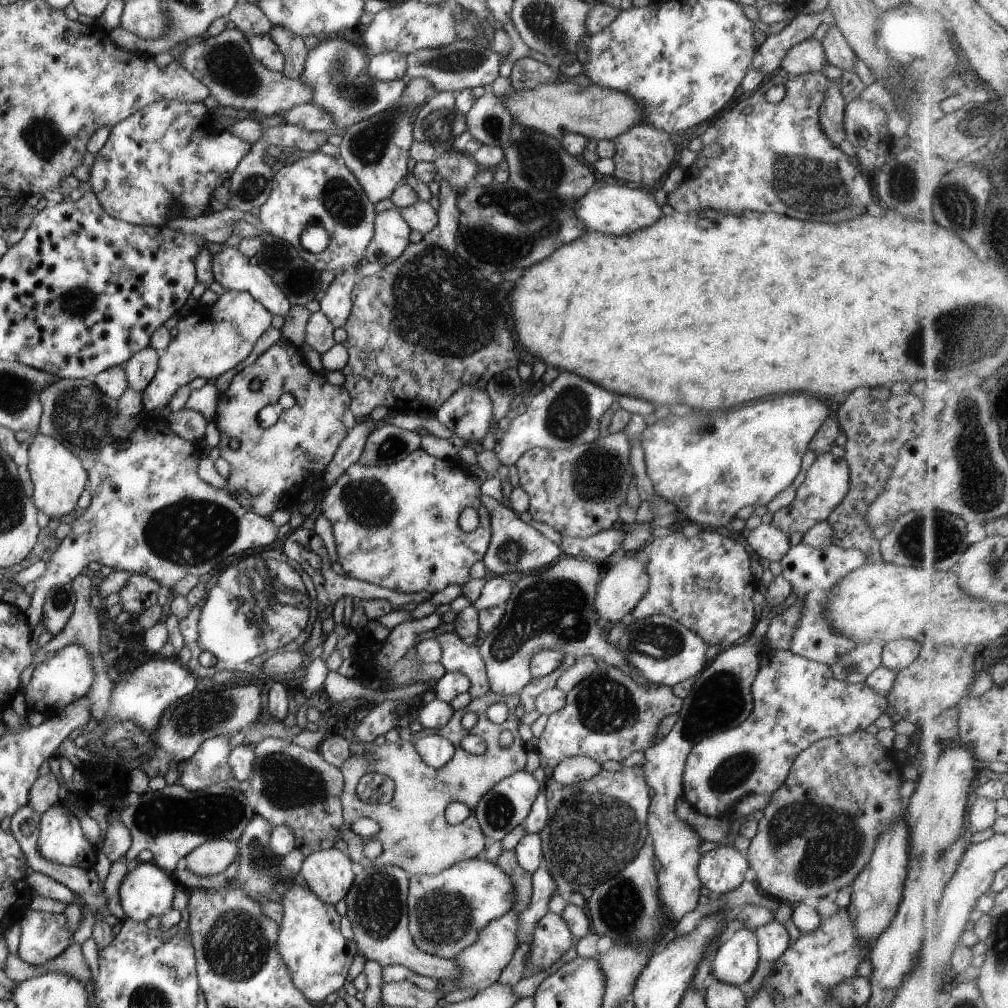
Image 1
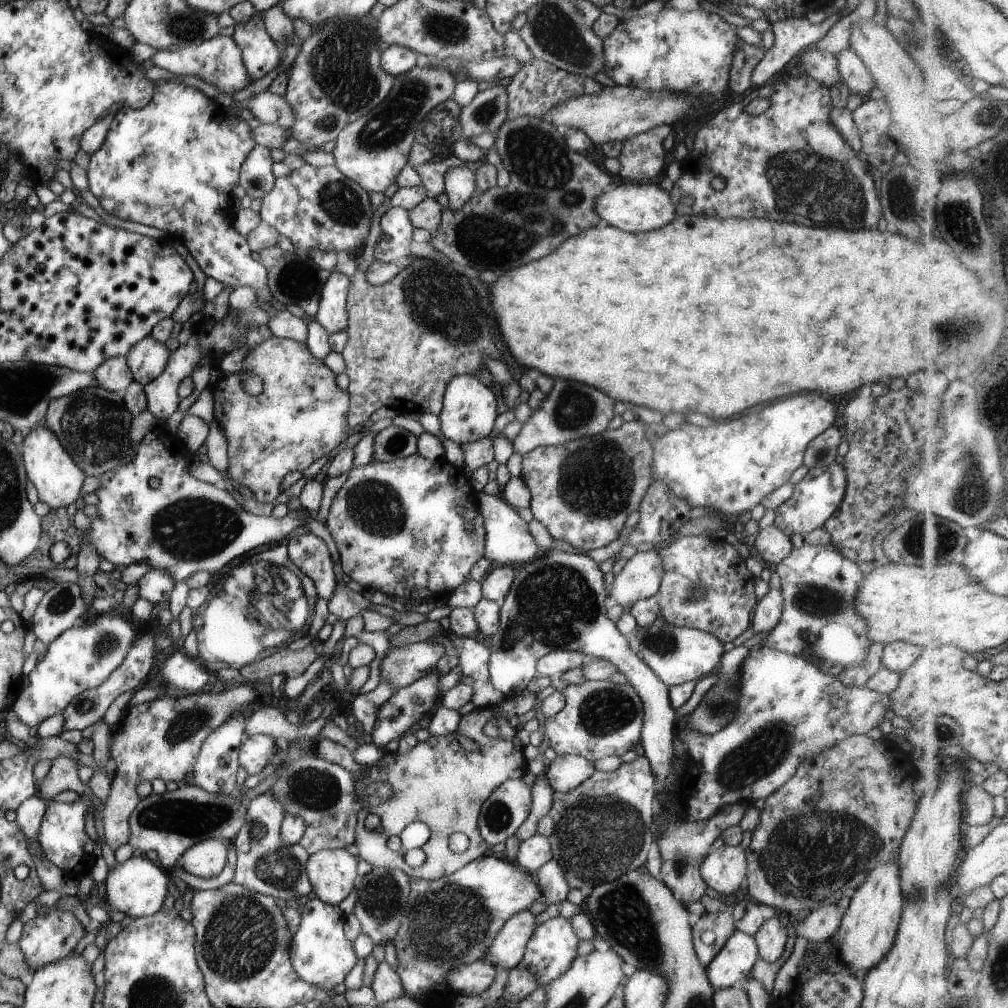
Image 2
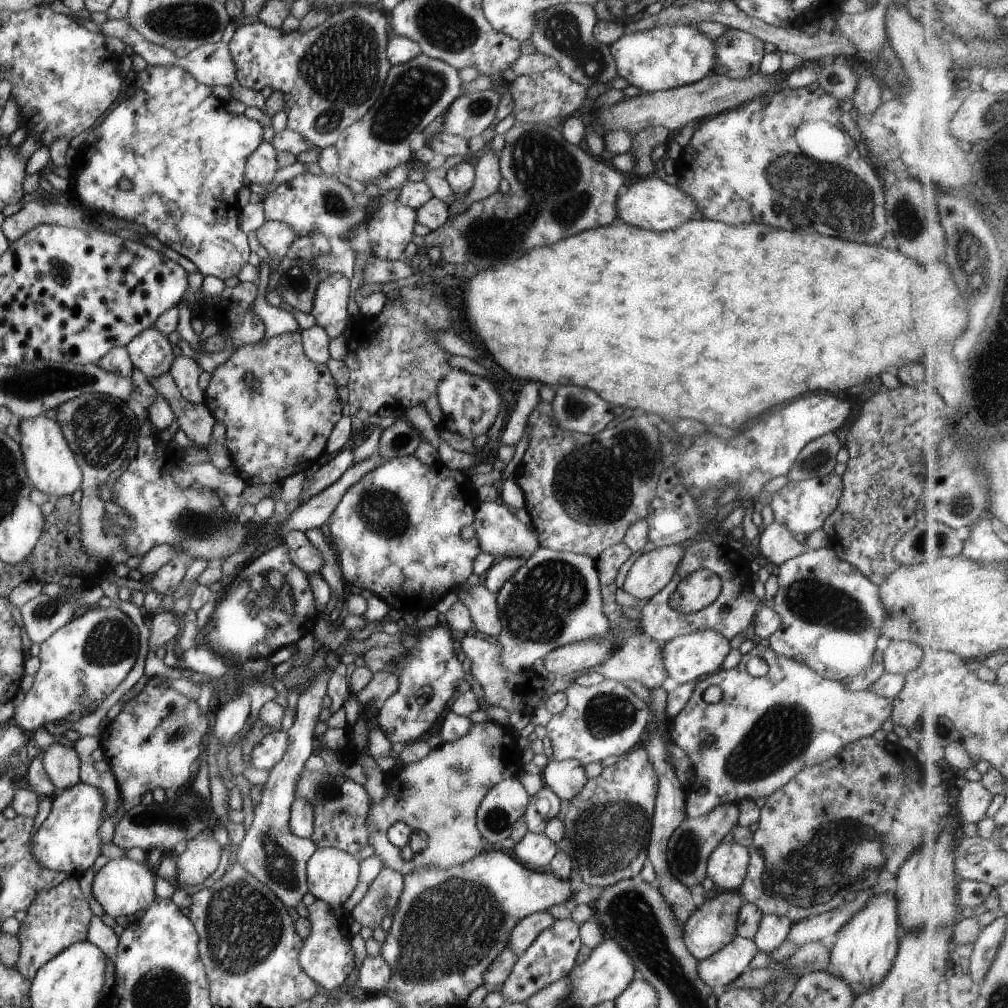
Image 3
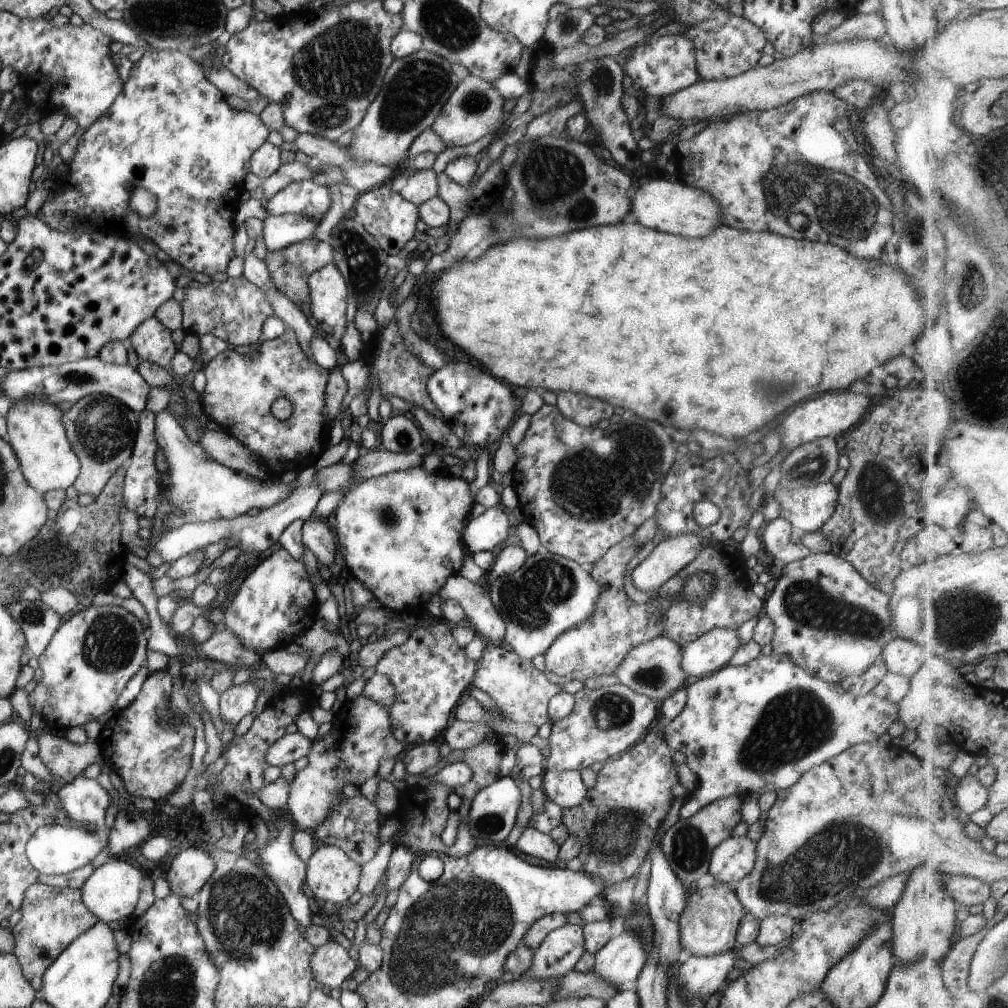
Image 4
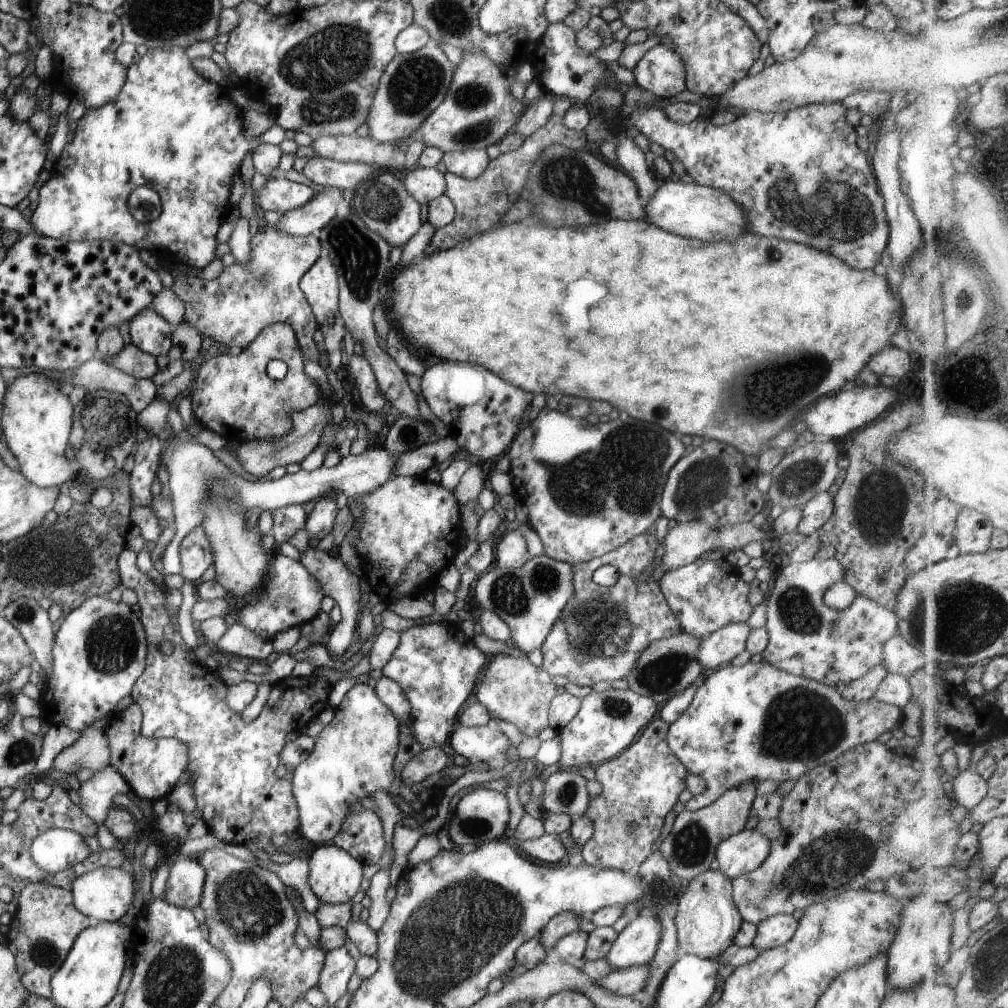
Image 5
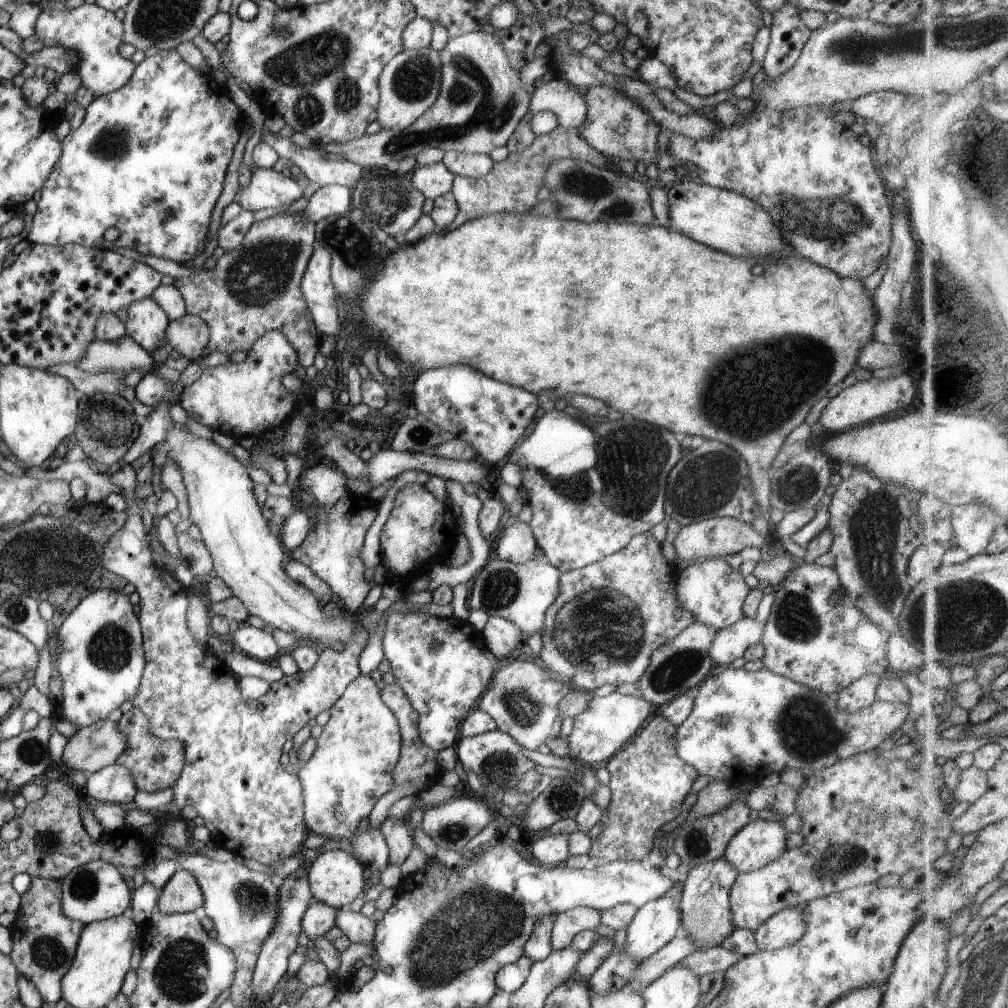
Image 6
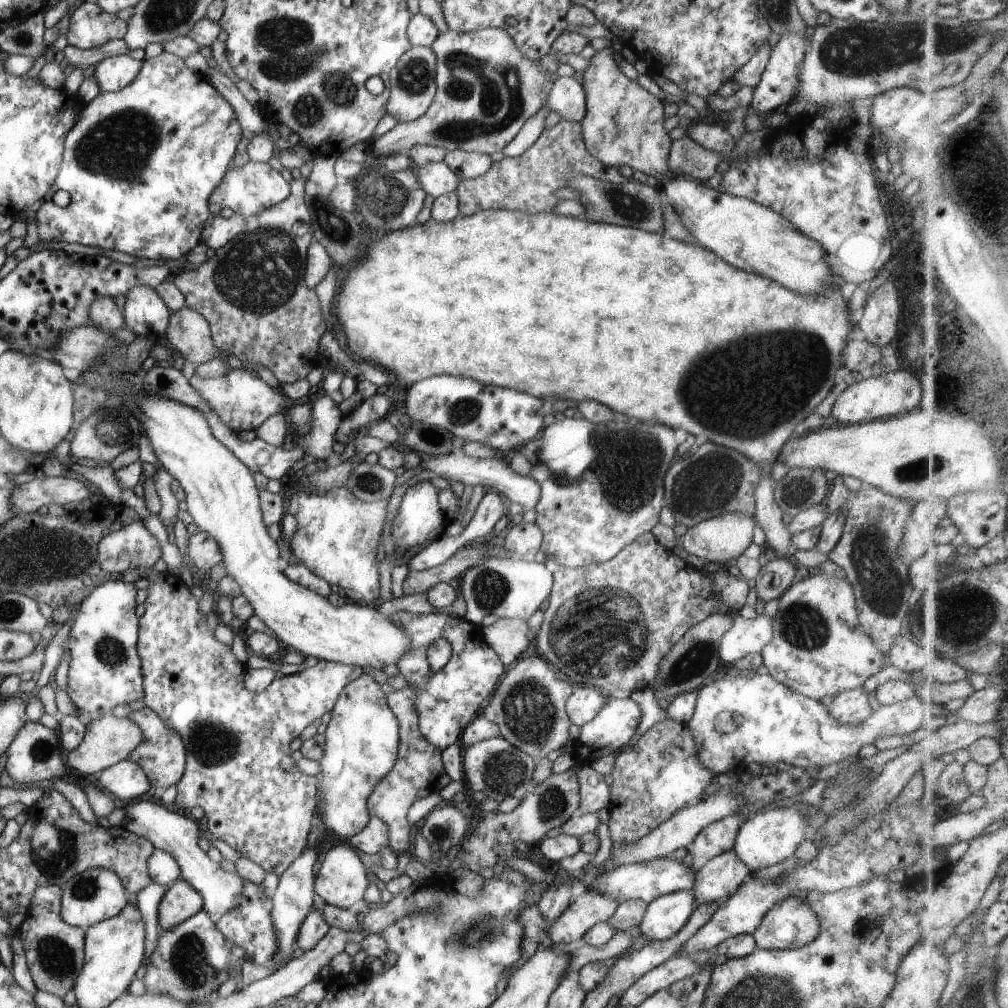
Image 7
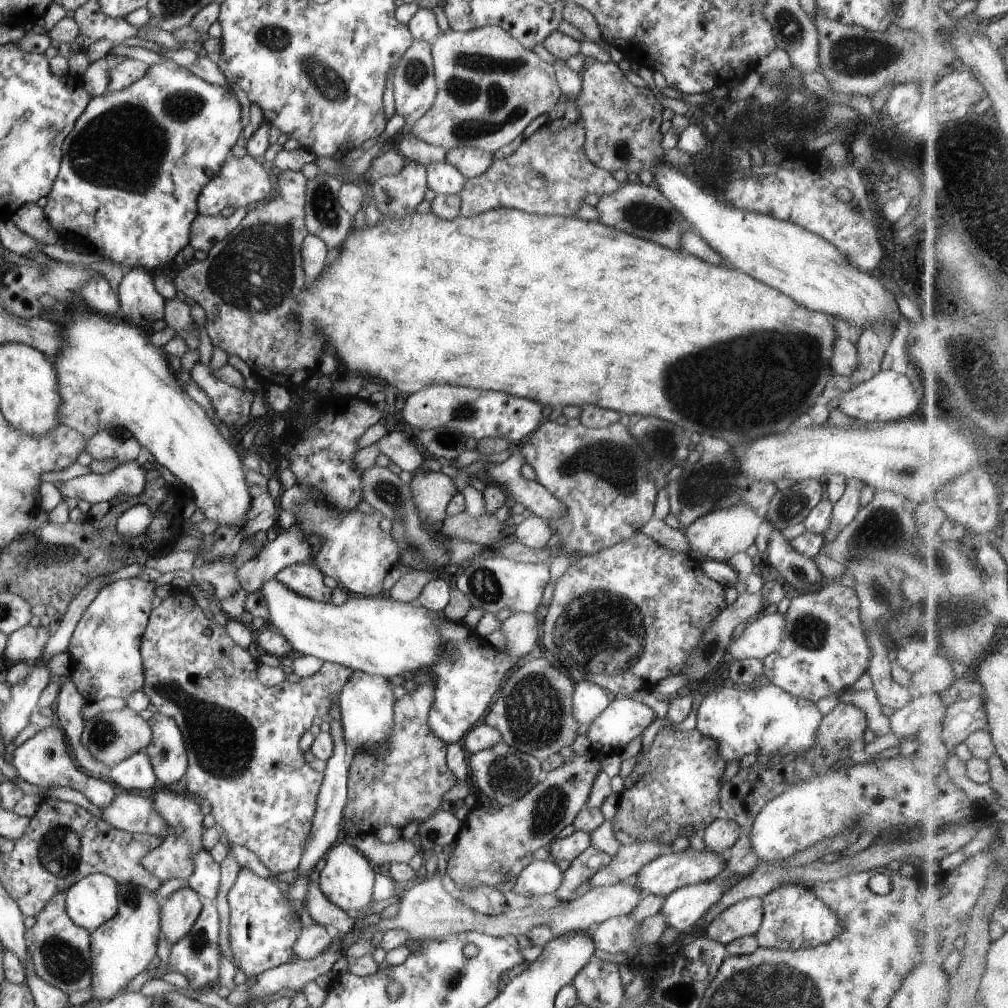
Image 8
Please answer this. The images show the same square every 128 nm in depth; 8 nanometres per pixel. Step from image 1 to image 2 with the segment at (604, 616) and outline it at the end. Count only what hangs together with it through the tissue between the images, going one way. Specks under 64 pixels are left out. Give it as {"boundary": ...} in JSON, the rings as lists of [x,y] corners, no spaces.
{"boundary":[[[660,546],[646,552],[638,551],[634,556],[628,558],[622,572],[620,572],[620,574],[614,578],[614,582],[612,582],[612,591],[608,592],[611,603],[621,604],[627,609],[633,604],[636,604],[636,602],[644,601],[659,591],[664,572],[659,550]]]}

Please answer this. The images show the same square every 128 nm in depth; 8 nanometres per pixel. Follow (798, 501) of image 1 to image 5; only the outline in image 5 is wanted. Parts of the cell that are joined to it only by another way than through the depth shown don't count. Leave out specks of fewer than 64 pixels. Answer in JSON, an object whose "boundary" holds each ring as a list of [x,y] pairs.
{"boundary":[[[828,491],[819,493],[811,498],[806,504],[798,507],[802,511],[802,520],[798,523],[795,531],[805,536],[814,537],[814,533],[826,524],[834,512],[834,501]]]}

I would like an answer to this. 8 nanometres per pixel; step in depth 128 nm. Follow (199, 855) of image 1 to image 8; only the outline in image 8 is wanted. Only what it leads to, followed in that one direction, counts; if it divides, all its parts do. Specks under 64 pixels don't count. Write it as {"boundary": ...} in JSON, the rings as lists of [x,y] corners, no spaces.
{"boundary":[[[192,887],[173,892],[161,906],[161,934],[170,945],[176,944],[191,930],[202,910],[200,895]]]}

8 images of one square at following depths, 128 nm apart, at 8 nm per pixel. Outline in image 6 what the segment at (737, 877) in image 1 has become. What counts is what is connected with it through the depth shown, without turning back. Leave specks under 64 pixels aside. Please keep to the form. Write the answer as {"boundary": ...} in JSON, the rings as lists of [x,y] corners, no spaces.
{"boundary":[[[764,814],[736,832],[722,857],[741,873],[761,869],[788,850],[788,832],[778,817]]]}

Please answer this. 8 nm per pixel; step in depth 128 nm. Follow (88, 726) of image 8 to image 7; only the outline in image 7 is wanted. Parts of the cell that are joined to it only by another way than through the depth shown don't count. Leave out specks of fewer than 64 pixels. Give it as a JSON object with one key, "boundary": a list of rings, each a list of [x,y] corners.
{"boundary":[[[110,713],[91,721],[85,730],[82,742],[72,751],[65,754],[65,764],[78,776],[92,776],[118,761],[124,760],[140,744],[143,732],[136,721],[128,717],[116,717]]]}

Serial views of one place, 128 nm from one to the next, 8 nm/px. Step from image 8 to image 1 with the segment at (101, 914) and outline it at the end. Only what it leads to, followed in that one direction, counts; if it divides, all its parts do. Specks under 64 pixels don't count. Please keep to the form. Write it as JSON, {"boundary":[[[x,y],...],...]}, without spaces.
{"boundary":[[[152,861],[138,862],[136,868],[128,871],[119,887],[121,905],[125,917],[137,921],[155,922],[171,909],[172,899],[176,889],[180,888],[175,880],[172,880],[164,869],[161,869]]]}

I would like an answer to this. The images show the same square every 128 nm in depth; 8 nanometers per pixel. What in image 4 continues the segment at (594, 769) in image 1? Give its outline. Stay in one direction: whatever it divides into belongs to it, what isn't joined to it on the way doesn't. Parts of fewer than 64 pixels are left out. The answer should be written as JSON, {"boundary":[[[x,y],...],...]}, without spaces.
{"boundary":[[[546,769],[542,778],[542,791],[546,798],[563,809],[578,806],[586,798],[588,790],[580,777],[580,771],[554,772]]]}

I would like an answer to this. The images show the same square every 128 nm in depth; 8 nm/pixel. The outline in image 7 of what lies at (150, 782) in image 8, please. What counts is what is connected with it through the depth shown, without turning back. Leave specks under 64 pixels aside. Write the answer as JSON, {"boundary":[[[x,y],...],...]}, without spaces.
{"boundary":[[[124,759],[102,771],[99,787],[118,798],[122,805],[144,796],[152,786],[139,764],[133,760]]]}

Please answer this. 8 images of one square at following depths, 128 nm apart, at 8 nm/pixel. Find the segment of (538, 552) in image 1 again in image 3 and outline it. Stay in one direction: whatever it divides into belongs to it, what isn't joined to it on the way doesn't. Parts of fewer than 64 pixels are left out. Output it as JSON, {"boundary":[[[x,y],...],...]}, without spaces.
{"boundary":[[[481,501],[471,524],[475,530],[479,547],[485,553],[495,556],[527,556],[539,547],[539,536],[528,529],[517,517],[516,512],[502,501]]]}

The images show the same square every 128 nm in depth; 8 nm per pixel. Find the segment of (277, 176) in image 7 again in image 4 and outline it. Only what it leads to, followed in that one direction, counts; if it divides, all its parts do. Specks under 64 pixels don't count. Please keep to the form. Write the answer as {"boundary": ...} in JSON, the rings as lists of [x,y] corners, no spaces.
{"boundary":[[[311,179],[294,181],[271,196],[265,204],[268,215],[297,214],[324,218],[332,196],[328,185],[317,185]]]}

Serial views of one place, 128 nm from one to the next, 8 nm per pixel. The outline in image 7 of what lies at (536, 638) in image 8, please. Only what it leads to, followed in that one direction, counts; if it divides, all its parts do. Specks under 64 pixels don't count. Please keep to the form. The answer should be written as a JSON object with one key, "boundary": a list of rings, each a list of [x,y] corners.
{"boundary":[[[499,618],[492,625],[482,627],[488,646],[496,652],[505,666],[510,666],[522,652],[534,646],[527,621],[518,618]]]}

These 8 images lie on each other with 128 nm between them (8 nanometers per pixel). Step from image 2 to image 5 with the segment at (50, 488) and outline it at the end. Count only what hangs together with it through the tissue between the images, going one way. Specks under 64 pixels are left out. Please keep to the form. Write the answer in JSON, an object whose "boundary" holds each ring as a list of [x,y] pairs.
{"boundary":[[[31,373],[27,376],[17,377],[14,381],[8,381],[4,398],[1,400],[3,404],[1,427],[6,438],[6,445],[17,458],[24,476],[32,481],[32,484],[40,488],[61,487],[72,475],[77,473],[64,456],[73,427],[73,414],[75,411],[73,408],[75,406],[70,403],[68,395],[60,391],[61,389],[56,381],[46,377],[43,373]]]}

